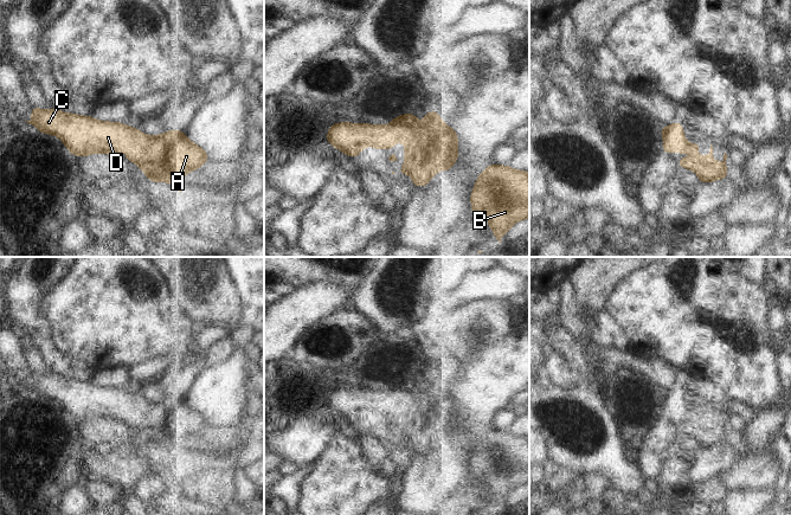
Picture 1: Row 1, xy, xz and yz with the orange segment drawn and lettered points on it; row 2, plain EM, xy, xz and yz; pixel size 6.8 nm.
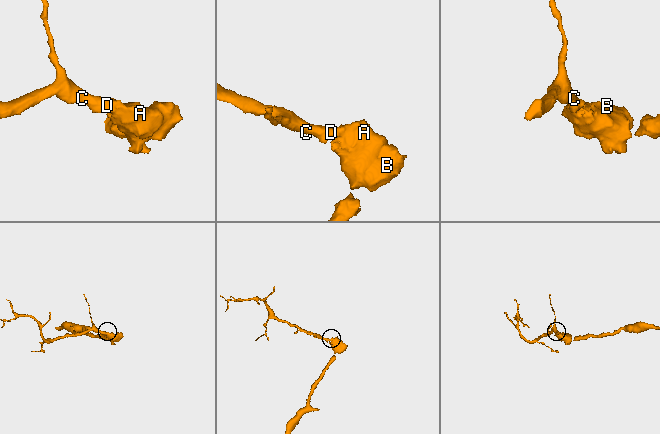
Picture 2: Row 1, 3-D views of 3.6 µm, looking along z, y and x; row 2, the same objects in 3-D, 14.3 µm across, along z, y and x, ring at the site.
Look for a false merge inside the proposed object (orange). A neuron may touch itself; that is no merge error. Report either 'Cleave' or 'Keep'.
Keep.

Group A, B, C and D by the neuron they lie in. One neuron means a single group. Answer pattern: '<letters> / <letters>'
A B C D

